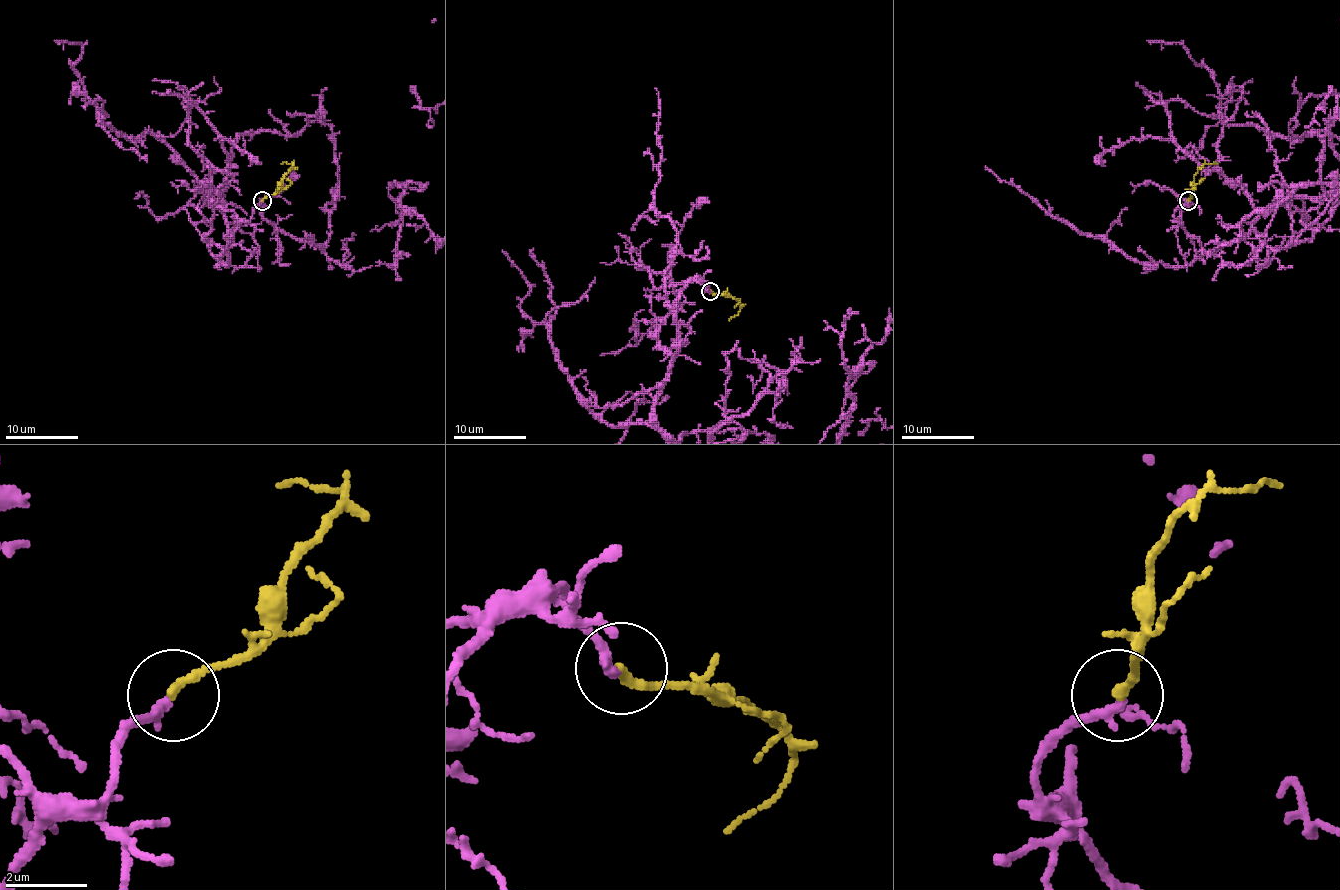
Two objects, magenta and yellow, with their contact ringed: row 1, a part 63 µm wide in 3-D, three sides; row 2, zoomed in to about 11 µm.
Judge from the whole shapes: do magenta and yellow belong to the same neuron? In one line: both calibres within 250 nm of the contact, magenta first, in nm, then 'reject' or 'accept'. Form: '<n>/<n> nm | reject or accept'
280/240 nm | accept

